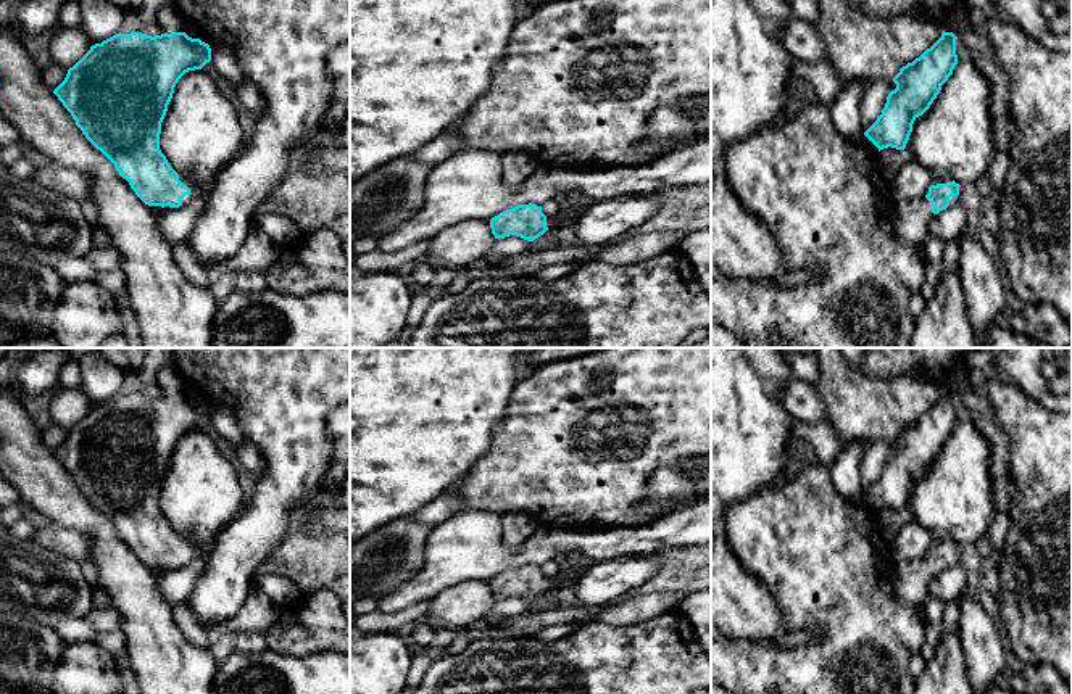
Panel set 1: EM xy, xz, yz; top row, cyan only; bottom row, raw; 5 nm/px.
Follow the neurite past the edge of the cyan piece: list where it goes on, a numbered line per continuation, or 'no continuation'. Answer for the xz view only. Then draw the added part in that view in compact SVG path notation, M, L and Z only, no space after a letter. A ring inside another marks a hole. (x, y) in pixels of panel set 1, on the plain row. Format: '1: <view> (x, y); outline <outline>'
1: xz (553, 582); outline M542 568L542 573L546 576L548 591L553 591L553 589L563 586L567 580L567 573L551 575L546 568Z

